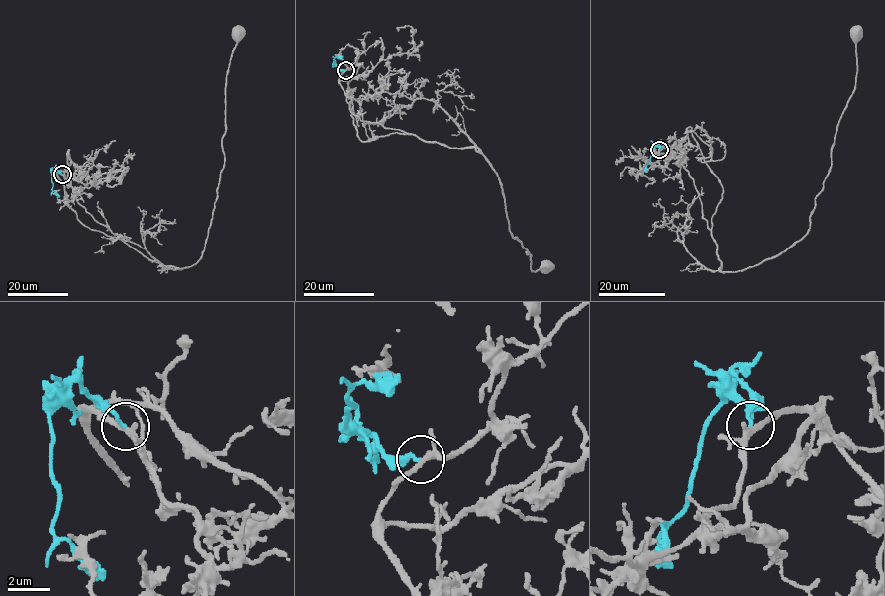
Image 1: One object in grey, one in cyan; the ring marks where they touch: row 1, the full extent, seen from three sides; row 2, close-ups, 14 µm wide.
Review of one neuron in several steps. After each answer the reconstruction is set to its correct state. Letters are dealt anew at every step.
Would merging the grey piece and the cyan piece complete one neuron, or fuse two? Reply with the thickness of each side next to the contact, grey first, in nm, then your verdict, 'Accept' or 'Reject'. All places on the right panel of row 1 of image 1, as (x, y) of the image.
Thickness 200 nm (grey) against 140 nm. Reject

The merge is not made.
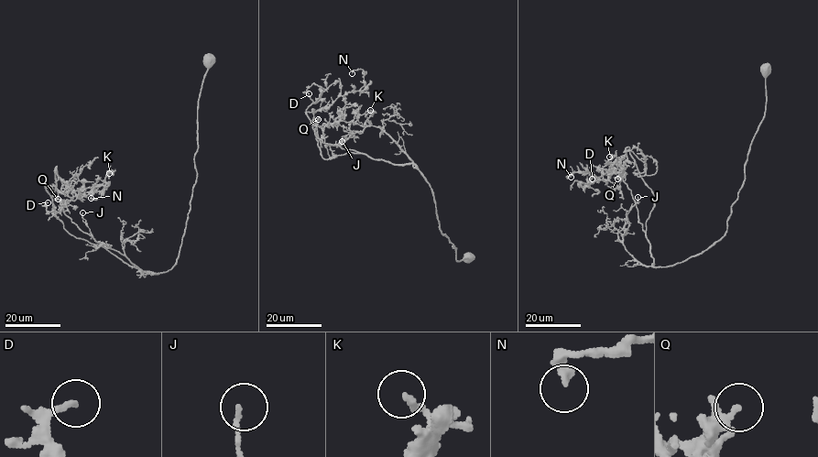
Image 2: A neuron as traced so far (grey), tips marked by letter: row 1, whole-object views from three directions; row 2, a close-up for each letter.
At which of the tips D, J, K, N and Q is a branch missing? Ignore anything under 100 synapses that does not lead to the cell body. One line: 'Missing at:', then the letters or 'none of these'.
Missing at: none of these

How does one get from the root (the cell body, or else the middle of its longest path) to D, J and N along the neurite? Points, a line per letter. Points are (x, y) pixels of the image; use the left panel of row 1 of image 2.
D: (209, 59), (196, 181), (170, 269), (143, 272), (75, 237), (45, 187), (60, 211), (47, 211), (48, 202)
J: (209, 59), (198, 101), (196, 181), (174, 266), (159, 273), (141, 271), (117, 251), (96, 242), (82, 212)
N: (209, 59), (196, 181), (174, 266), (143, 272), (71, 235), (46, 187), (74, 200), (103, 191), (91, 198)

